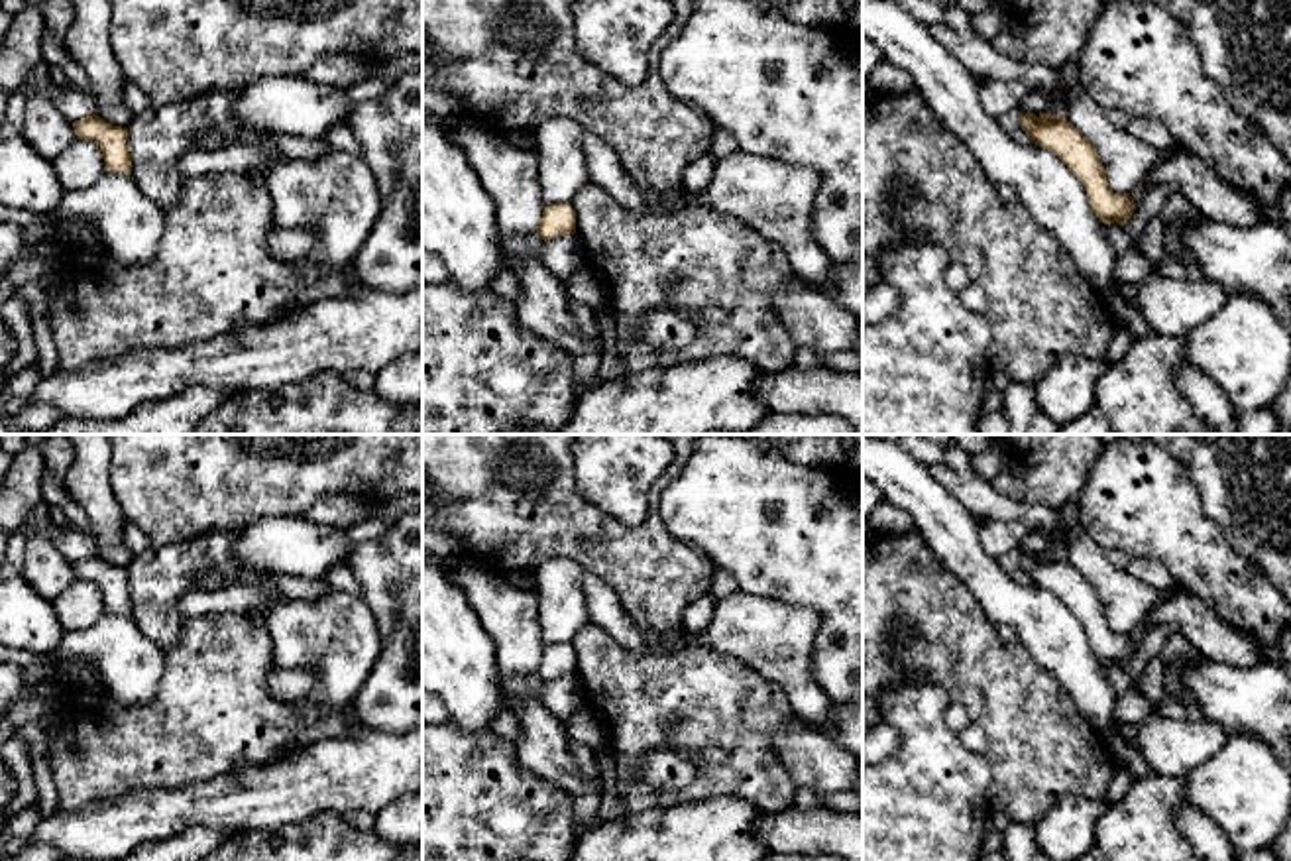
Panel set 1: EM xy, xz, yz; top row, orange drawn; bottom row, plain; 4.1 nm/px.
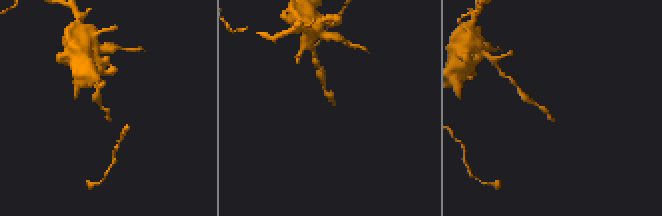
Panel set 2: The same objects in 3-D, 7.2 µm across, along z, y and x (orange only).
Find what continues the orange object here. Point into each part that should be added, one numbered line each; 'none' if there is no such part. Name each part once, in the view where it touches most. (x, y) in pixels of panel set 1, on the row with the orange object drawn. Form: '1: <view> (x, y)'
none

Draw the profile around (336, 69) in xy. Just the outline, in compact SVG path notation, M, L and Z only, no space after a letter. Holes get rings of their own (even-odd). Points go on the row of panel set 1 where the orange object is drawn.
M332 53L316 59L305 77L326 86L350 88L375 77L377 63L377 59Z

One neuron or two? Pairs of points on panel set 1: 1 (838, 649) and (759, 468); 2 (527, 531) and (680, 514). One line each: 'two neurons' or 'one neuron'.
1: one neuron
2: two neurons

